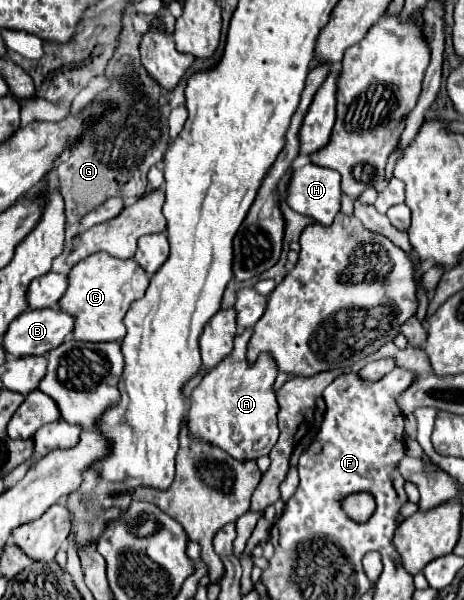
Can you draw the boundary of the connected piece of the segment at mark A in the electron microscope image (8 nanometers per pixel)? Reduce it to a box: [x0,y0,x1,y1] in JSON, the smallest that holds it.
[188,330,278,462]

